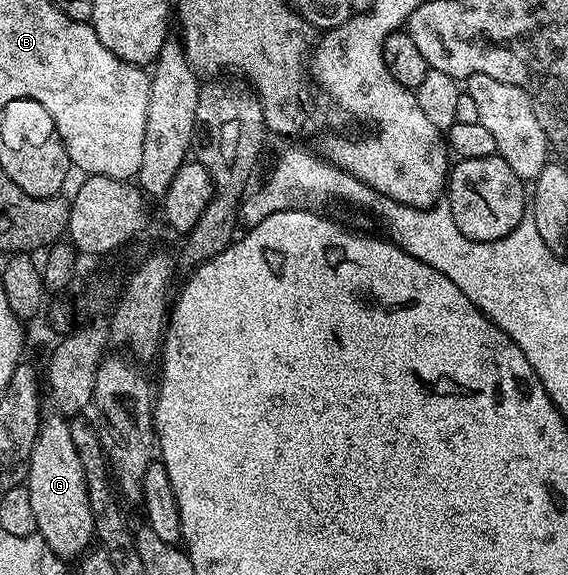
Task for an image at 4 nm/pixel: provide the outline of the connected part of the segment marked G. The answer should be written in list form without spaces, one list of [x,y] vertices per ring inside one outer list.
[[[61,415],[53,416],[43,416],[38,426],[38,438],[32,447],[24,484],[32,495],[37,532],[57,557],[71,559],[91,548],[95,540],[94,520],[88,499],[86,472],[80,463],[76,444],[72,443],[70,421]]]

